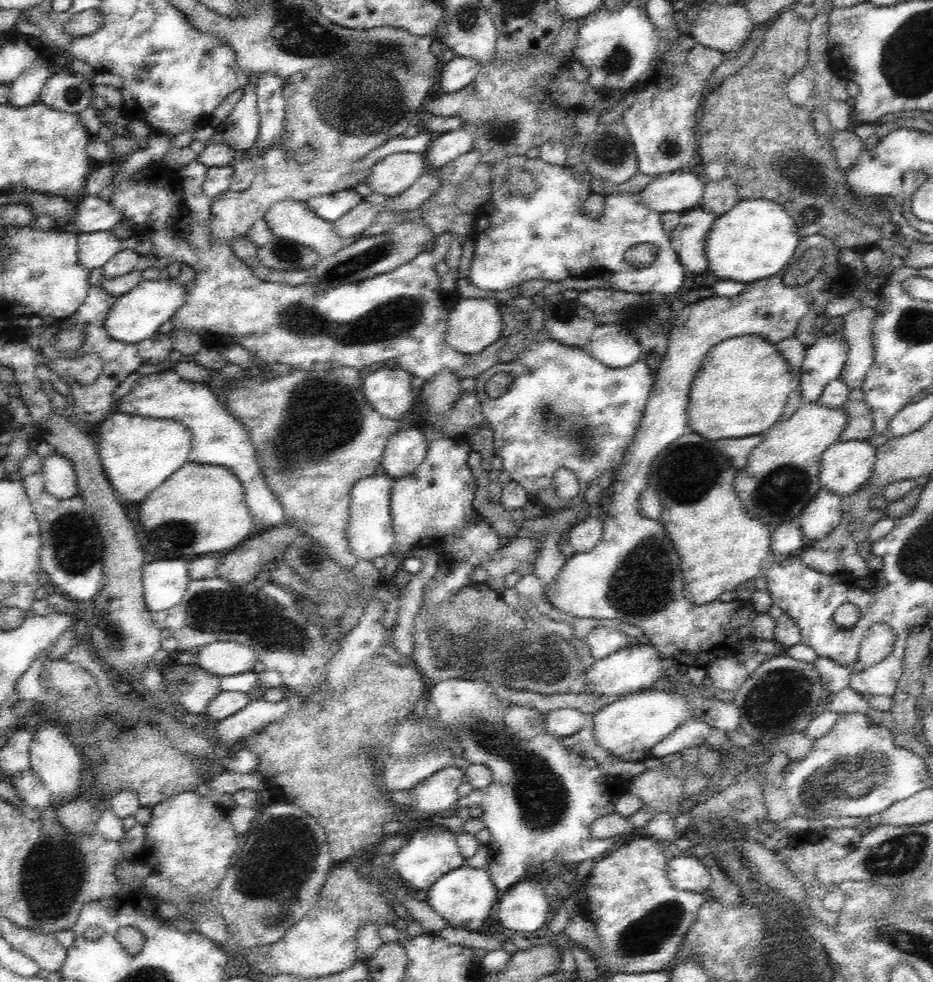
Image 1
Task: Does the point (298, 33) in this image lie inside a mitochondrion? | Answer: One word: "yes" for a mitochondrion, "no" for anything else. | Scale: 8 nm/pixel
yes

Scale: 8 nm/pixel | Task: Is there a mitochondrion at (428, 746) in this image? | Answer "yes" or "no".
yes

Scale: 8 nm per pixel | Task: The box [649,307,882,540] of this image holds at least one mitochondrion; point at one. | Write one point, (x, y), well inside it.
(778, 487)

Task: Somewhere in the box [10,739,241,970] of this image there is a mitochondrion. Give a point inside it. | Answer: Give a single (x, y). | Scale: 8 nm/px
(50, 893)

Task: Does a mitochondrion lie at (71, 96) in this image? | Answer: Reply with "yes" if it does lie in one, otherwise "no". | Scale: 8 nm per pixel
yes

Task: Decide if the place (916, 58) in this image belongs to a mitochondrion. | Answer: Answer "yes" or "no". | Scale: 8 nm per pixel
yes

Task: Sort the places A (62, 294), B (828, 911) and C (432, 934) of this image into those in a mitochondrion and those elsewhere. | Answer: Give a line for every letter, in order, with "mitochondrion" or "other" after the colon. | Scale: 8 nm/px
A: other
B: other
C: other

